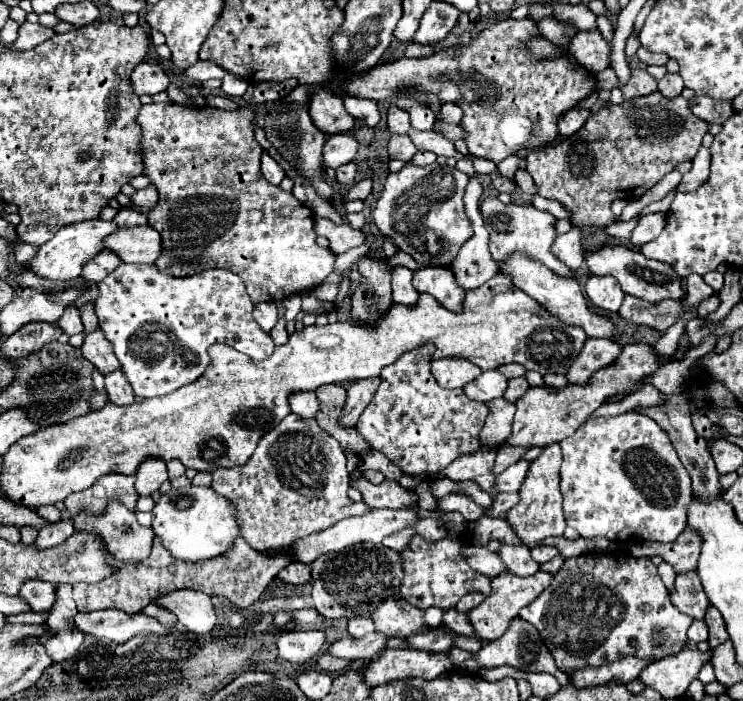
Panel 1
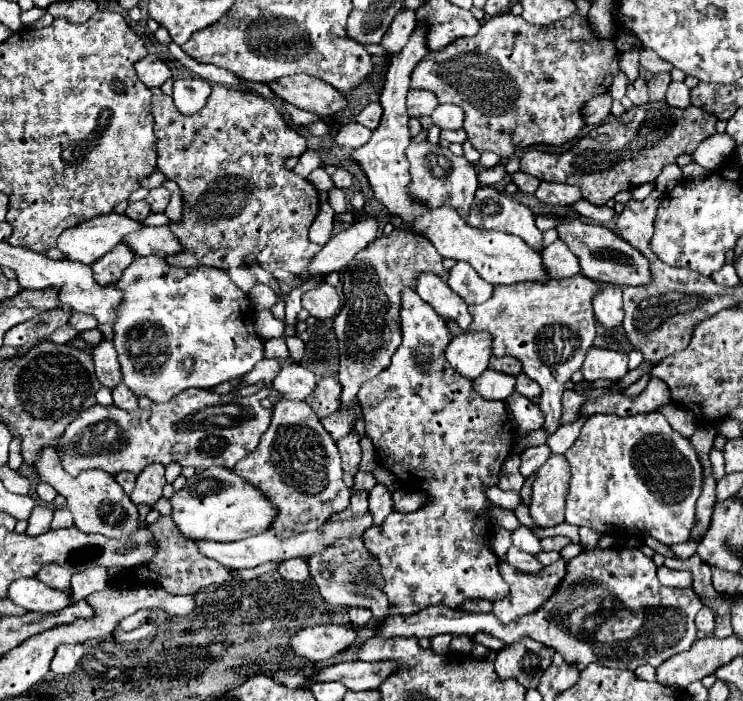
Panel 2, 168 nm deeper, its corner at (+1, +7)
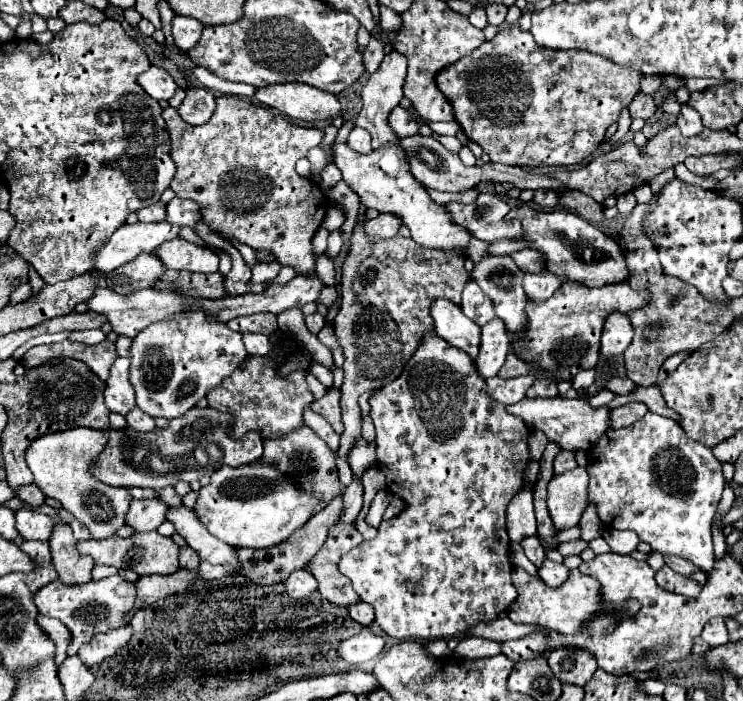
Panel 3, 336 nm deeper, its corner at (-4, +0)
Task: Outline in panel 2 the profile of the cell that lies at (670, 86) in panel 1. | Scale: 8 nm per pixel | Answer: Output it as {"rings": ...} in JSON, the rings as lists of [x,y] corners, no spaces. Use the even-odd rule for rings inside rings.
{"rings":[[[672,81],[670,83],[670,89],[668,89],[668,95],[666,95],[666,103],[670,107],[690,107],[690,89],[686,87],[686,83],[678,83],[678,81]]]}

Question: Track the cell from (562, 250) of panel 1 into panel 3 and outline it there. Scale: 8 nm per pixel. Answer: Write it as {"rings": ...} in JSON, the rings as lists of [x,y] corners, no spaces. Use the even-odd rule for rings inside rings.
{"rings":[[[543,268],[541,272],[525,272],[525,278],[523,278],[523,288],[527,296],[537,298],[537,300],[549,298],[553,290],[557,290],[557,286],[561,284],[563,280],[549,268]]]}

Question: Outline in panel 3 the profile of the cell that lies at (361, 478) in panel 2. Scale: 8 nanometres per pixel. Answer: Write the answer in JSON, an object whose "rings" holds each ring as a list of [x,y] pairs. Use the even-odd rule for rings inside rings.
{"rings":[[[343,496],[333,498],[333,502],[329,502],[321,512],[313,514],[309,518],[309,522],[305,522],[299,530],[295,530],[287,540],[283,540],[281,544],[275,544],[271,548],[263,548],[263,550],[245,550],[245,548],[237,548],[237,552],[241,554],[241,562],[245,562],[245,570],[241,570],[243,576],[251,578],[257,584],[275,584],[275,582],[283,582],[293,570],[299,570],[303,566],[309,564],[309,560],[317,554],[317,550],[325,544],[327,540],[327,532],[331,526],[339,524],[343,518]]]}

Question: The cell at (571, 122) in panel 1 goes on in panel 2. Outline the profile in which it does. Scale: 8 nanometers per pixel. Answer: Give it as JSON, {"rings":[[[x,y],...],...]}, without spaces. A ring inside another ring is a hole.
{"rings":[[[608,93],[590,99],[590,103],[584,105],[586,125],[588,125],[588,127],[598,127],[598,125],[602,125],[602,123],[612,115],[612,113],[610,113],[610,107],[612,107],[612,97],[610,97]]]}

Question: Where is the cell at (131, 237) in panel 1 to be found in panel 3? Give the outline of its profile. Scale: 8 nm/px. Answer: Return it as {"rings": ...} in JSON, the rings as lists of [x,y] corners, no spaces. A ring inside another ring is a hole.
{"rings":[[[173,238],[169,242],[163,242],[157,250],[155,256],[163,262],[165,268],[175,268],[175,270],[189,270],[189,272],[217,272],[219,268],[219,258],[193,242],[187,242],[183,238]]]}

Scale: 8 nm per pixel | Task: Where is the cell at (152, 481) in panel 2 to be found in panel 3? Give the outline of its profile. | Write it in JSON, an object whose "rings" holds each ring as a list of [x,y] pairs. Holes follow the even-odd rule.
{"rings":[[[145,498],[131,500],[131,508],[127,512],[127,524],[135,528],[135,532],[157,530],[157,526],[167,518],[169,504],[161,498]]]}

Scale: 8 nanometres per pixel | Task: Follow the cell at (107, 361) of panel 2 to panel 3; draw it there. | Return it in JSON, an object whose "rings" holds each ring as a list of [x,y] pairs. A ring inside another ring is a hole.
{"rings":[[[117,358],[111,366],[107,388],[105,388],[105,404],[109,410],[127,414],[135,406],[133,386],[129,382],[129,358]]]}

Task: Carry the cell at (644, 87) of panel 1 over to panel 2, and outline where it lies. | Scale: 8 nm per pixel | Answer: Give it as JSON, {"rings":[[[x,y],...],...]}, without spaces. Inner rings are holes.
{"rings":[[[638,77],[632,85],[628,85],[626,95],[630,97],[630,101],[632,101],[634,105],[644,105],[644,103],[648,103],[648,87],[646,87],[646,81]]]}

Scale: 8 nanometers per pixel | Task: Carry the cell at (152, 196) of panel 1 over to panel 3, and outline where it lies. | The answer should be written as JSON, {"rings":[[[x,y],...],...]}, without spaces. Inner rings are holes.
{"rings":[[[173,198],[167,204],[167,222],[177,226],[195,226],[195,222],[201,220],[201,212],[197,208],[197,202],[193,200],[181,200]]]}

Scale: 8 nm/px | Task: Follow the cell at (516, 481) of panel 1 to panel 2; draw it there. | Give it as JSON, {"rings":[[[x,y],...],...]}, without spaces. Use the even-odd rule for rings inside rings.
{"rings":[[[538,445],[538,447],[528,447],[524,453],[522,453],[522,465],[520,465],[520,473],[524,477],[530,477],[532,473],[536,473],[546,461],[548,457],[552,455],[550,447],[548,445]]]}

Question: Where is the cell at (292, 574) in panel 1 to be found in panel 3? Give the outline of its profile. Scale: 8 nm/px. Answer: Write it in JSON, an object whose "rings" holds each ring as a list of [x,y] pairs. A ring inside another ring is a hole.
{"rings":[[[301,568],[301,570],[295,570],[289,574],[289,578],[285,580],[285,586],[287,586],[287,594],[291,598],[301,600],[317,590],[317,580],[313,578],[313,574],[307,568]]]}

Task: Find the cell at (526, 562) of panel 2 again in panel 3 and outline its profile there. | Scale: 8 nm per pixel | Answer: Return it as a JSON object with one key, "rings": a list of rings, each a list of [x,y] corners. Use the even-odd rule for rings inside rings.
{"rings":[[[545,560],[541,568],[537,568],[539,578],[547,584],[547,586],[559,586],[561,582],[565,582],[565,578],[569,576],[569,568],[565,568],[563,564]]]}

